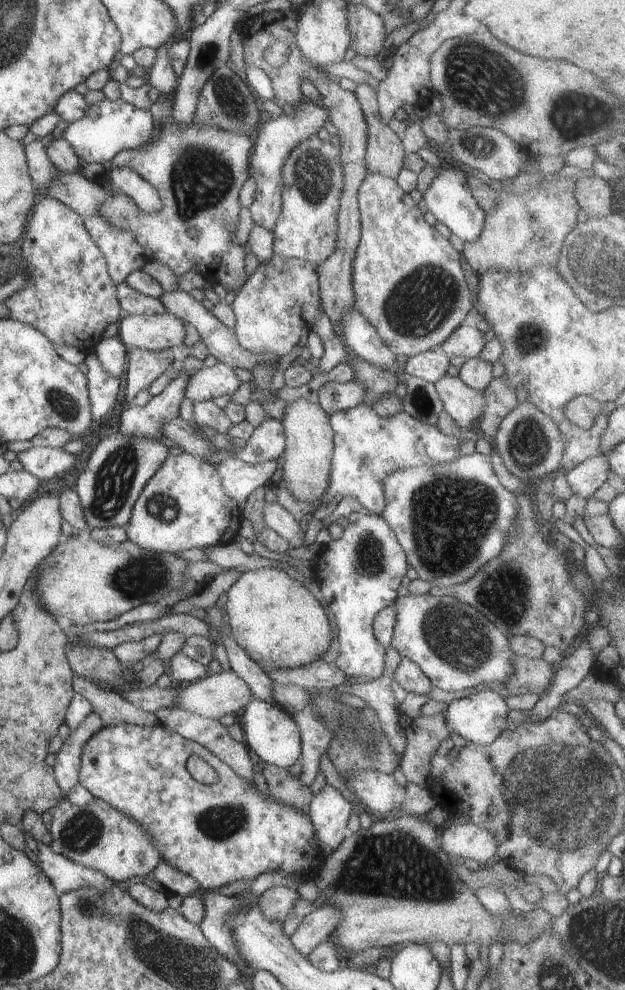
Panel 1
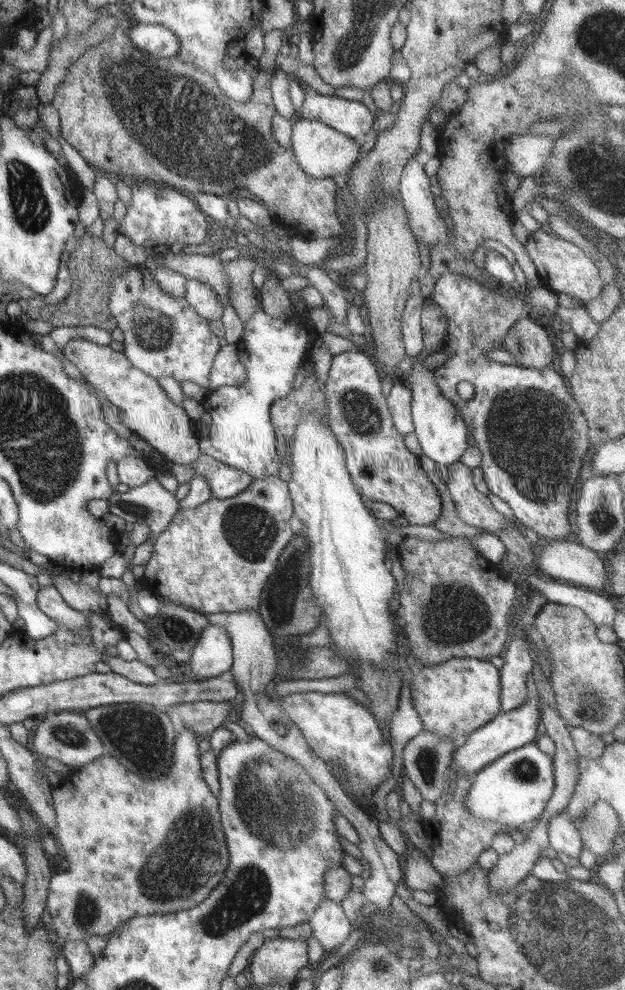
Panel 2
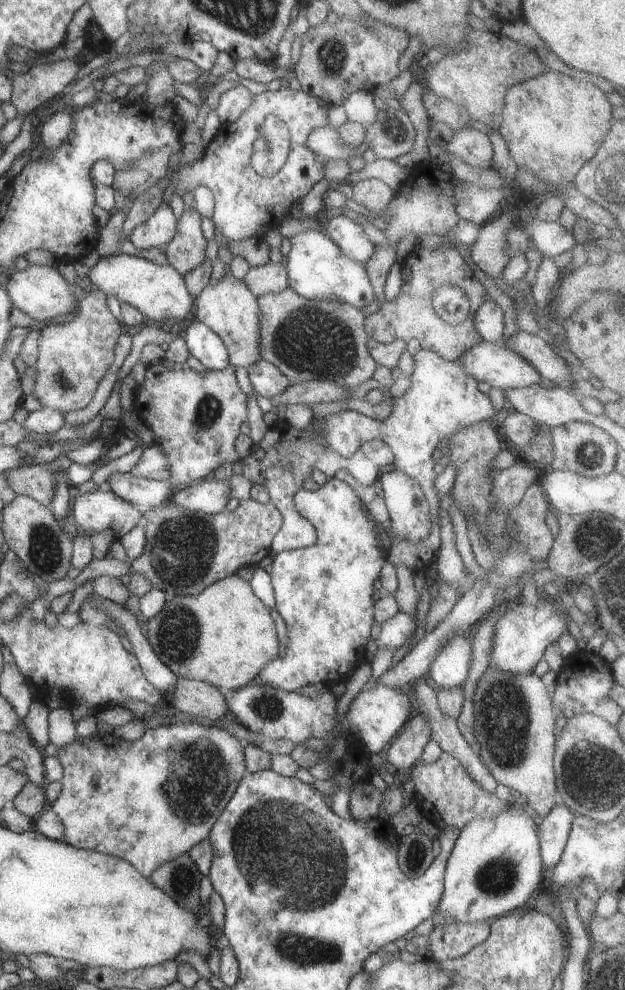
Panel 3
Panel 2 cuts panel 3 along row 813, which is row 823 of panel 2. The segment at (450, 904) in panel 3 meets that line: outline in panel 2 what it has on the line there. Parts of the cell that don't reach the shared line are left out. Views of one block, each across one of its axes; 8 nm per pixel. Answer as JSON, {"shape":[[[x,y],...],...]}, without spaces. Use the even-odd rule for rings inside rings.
{"shape":[[[536,741],[503,754],[474,774],[472,786],[470,786],[470,790],[464,798],[464,805],[468,807],[470,815],[474,815],[478,819],[490,820],[493,824],[498,823],[508,827],[509,834],[515,831],[525,832],[544,812],[548,799],[552,796],[555,785],[552,760],[553,758],[550,755],[540,750]]]}

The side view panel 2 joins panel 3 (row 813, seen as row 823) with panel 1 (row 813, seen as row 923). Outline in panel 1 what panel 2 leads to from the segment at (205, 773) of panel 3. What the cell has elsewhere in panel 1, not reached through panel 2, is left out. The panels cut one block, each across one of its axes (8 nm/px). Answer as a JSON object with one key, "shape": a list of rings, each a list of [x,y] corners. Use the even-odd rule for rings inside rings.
{"shape":[[[68,799],[61,800],[56,808],[51,808],[50,846],[56,854],[67,856],[68,860],[101,872],[114,883],[122,884],[132,876],[146,878],[160,864],[162,856],[152,836],[144,826],[136,820],[128,818],[127,814],[118,812],[110,804],[100,799],[94,799],[86,806],[72,804]]]}

